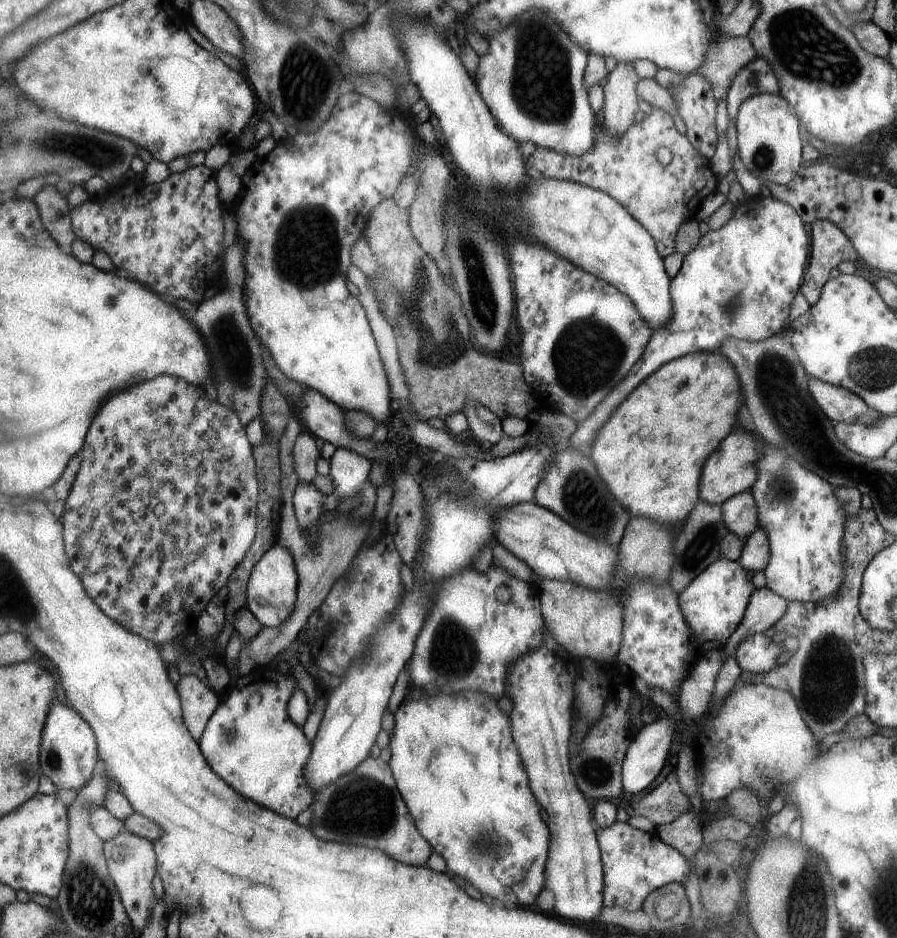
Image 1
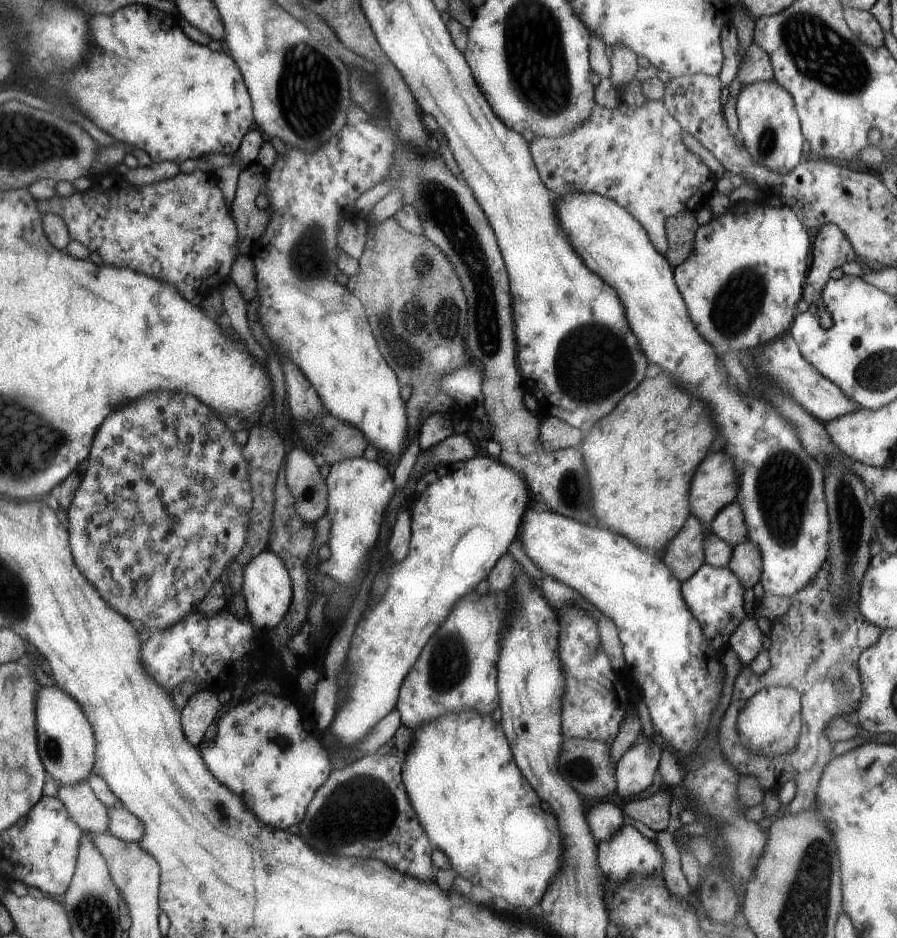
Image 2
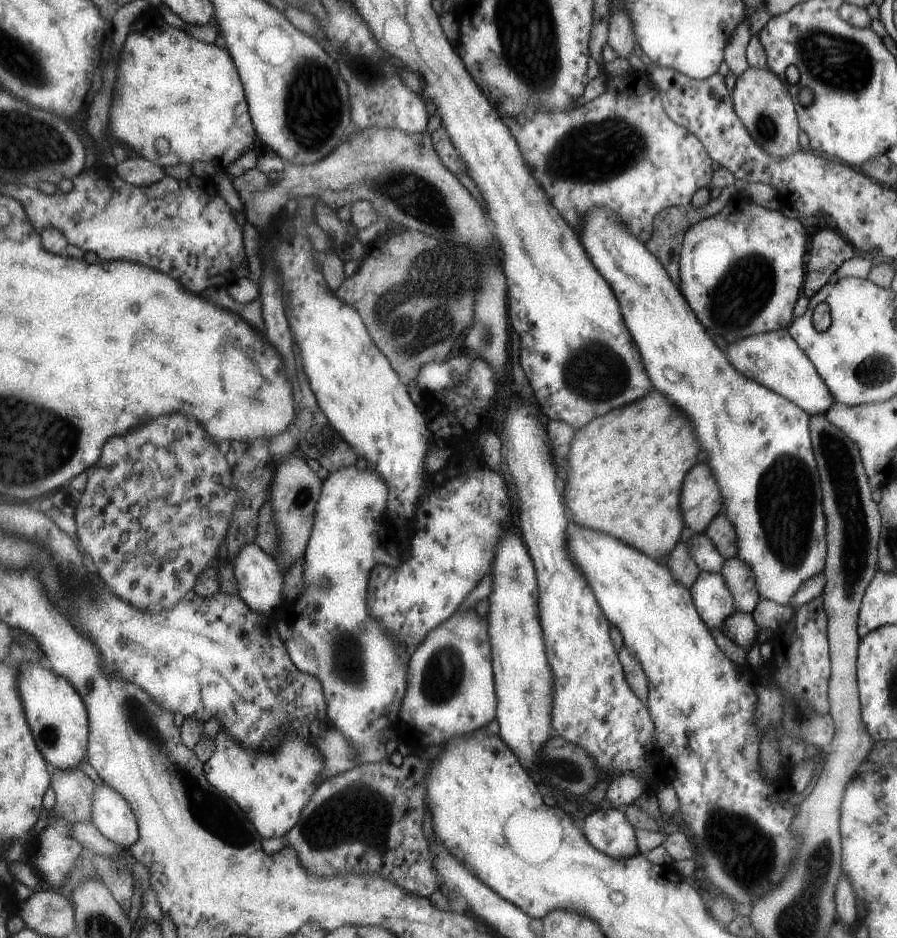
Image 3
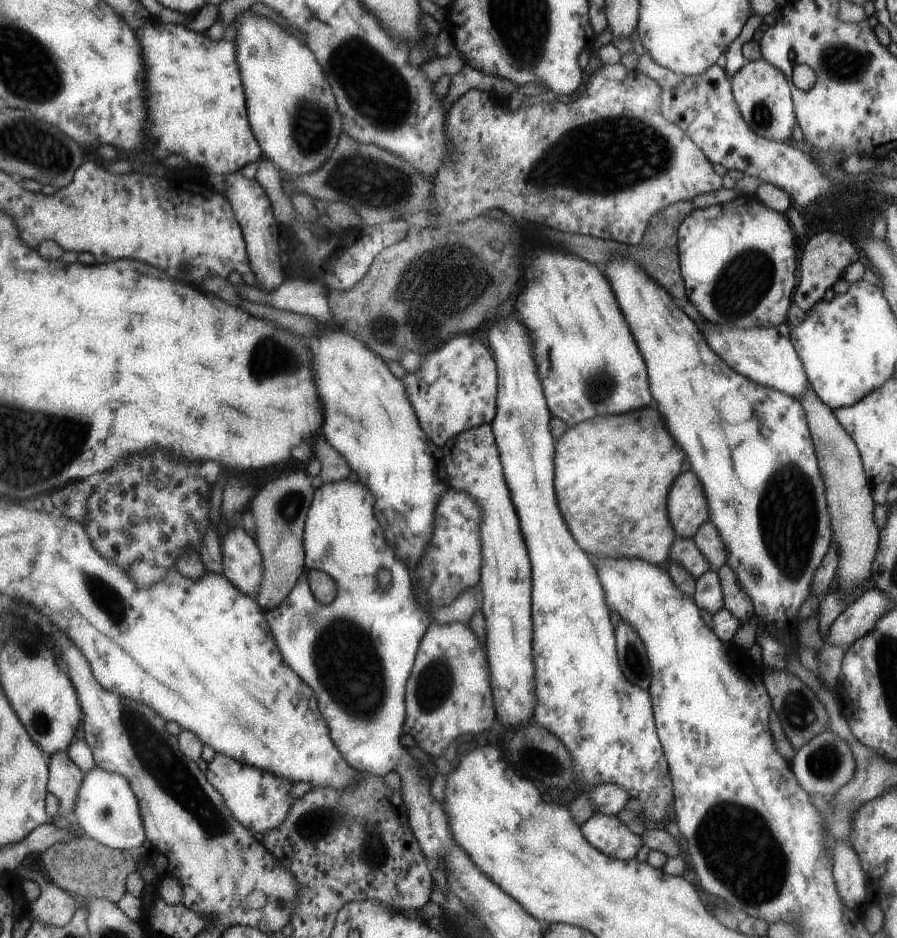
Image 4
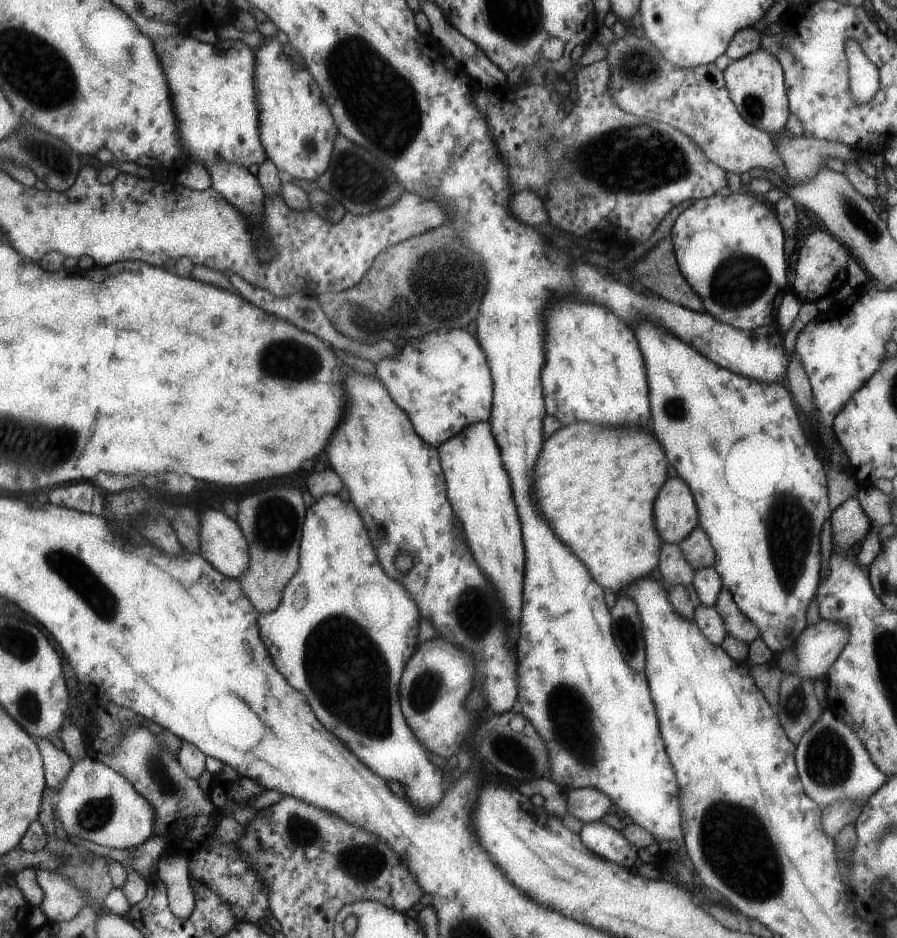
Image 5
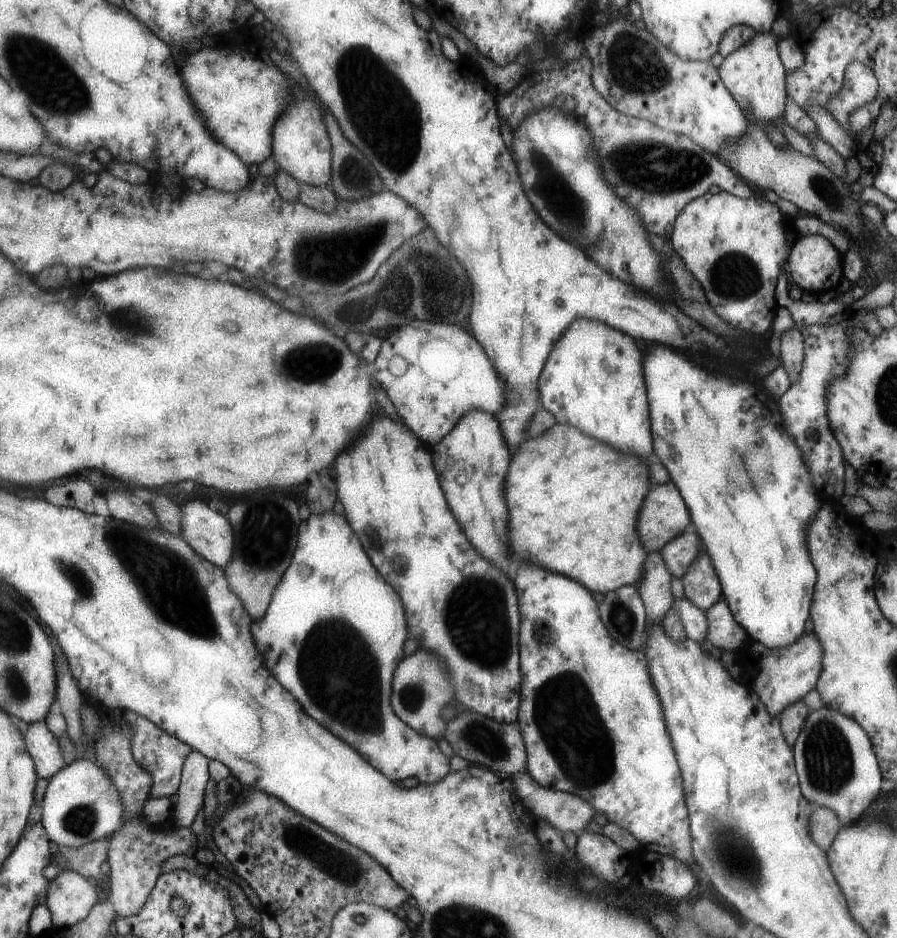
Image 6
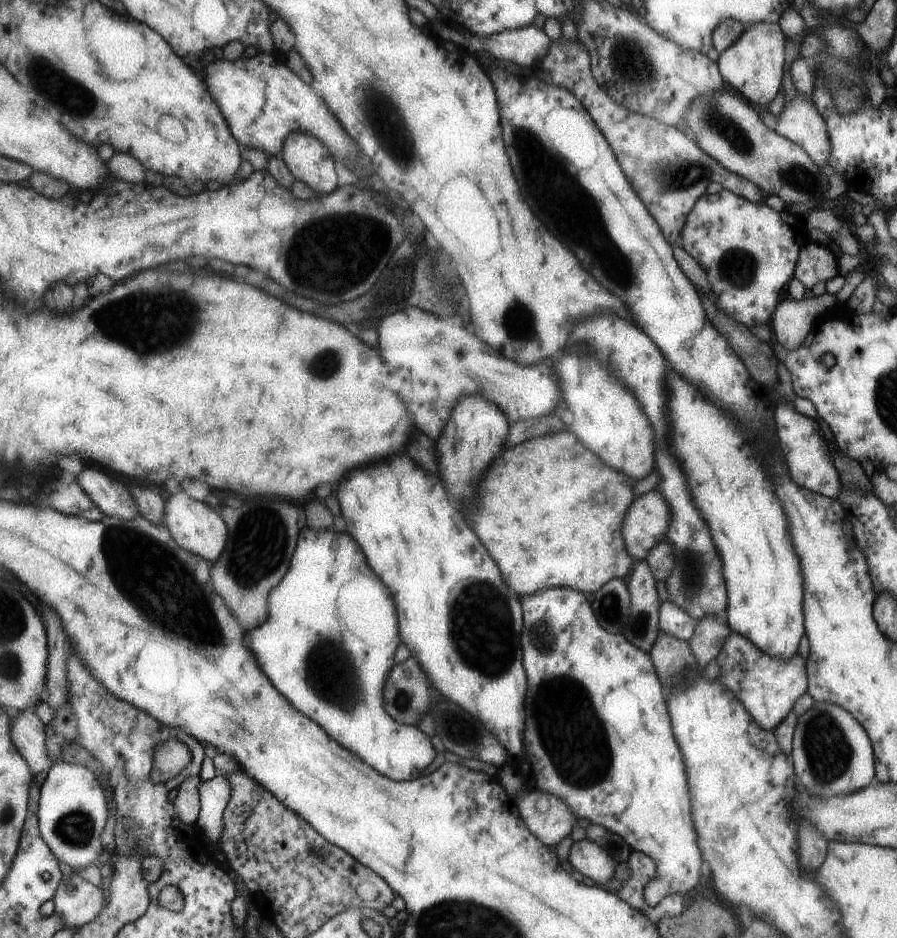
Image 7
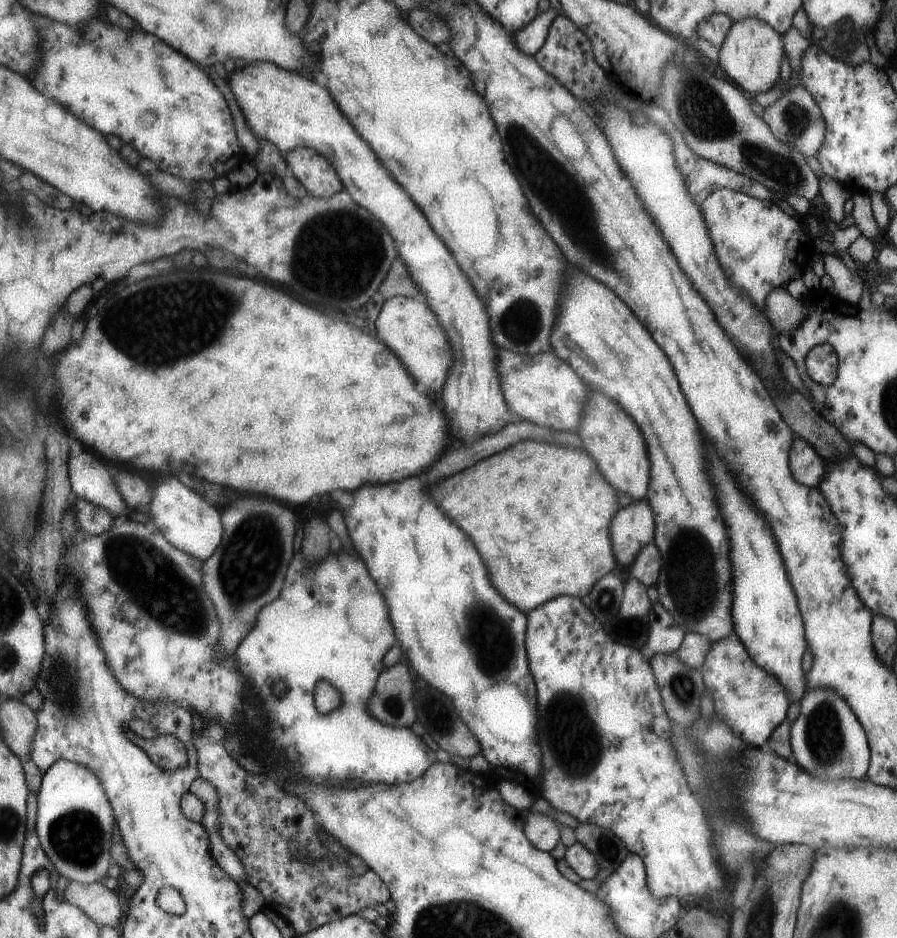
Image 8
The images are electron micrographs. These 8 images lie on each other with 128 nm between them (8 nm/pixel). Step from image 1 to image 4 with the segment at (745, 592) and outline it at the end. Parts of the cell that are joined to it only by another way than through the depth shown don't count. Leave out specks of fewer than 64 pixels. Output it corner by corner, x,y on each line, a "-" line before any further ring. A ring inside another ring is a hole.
708,569
695,582
695,594
692,596
699,608
716,614
725,607
722,579
719,571

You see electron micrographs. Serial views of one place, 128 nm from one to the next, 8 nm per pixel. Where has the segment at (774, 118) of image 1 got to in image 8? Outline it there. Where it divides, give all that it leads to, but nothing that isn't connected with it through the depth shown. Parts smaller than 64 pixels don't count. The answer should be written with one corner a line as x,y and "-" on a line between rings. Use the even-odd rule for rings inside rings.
742,18
734,21
728,32
728,36
724,38
725,41
719,48
716,65
719,71
729,80
736,82
741,89
747,90
750,96
770,90
774,82
778,82
780,62
784,54
779,31
759,18

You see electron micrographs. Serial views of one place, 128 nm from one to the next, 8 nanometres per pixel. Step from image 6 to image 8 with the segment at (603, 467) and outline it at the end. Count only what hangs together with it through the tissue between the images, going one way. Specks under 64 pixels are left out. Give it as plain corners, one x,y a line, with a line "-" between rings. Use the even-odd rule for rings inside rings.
518,442
518,444
508,446
506,450
496,452
494,456
480,460
480,462
472,464
470,468
458,472
446,480
440,480
432,486
432,498
436,498
436,502
440,502
440,506
444,506
444,510
448,510
448,518
452,518
452,522
456,522
458,526
464,526
464,530
468,530
468,534
472,534
472,538
476,538
476,546
480,546
480,554
484,554
484,562
488,562
488,570
492,570
492,582
496,582
496,590
500,590
500,594
504,594
504,598
508,598
508,602
512,602
514,606
520,606
520,610
524,610
526,614
556,596
572,594
572,596
582,599
607,574
623,573
634,565
639,553
655,540
657,516
651,503
648,502
648,498
634,500
630,505
621,507
618,504
618,497
619,491
608,482
598,468
595,459
586,450
578,452
572,448
564,448
564,446
556,446
556,444
542,444
542,442

